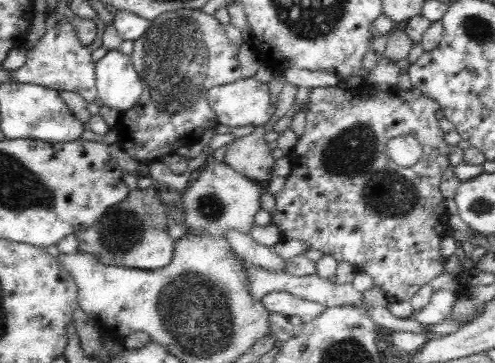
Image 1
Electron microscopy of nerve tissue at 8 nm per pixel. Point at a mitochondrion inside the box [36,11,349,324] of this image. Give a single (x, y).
(176, 62)

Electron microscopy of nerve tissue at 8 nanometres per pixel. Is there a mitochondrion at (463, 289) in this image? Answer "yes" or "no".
no

